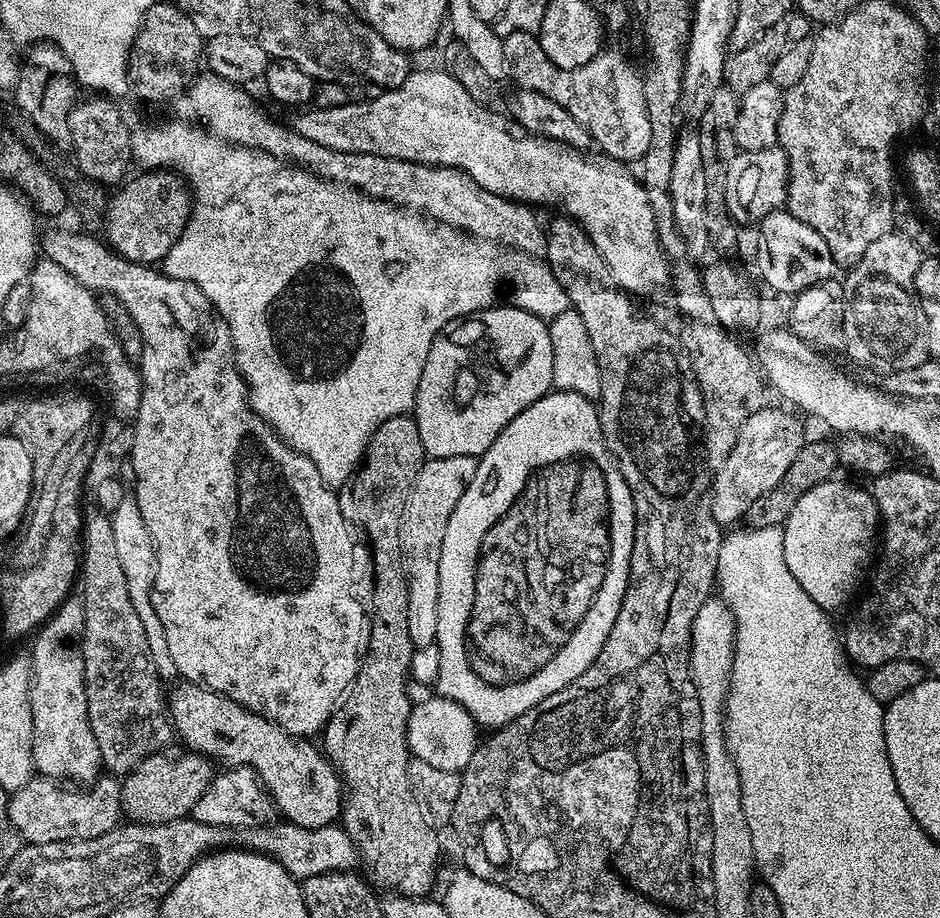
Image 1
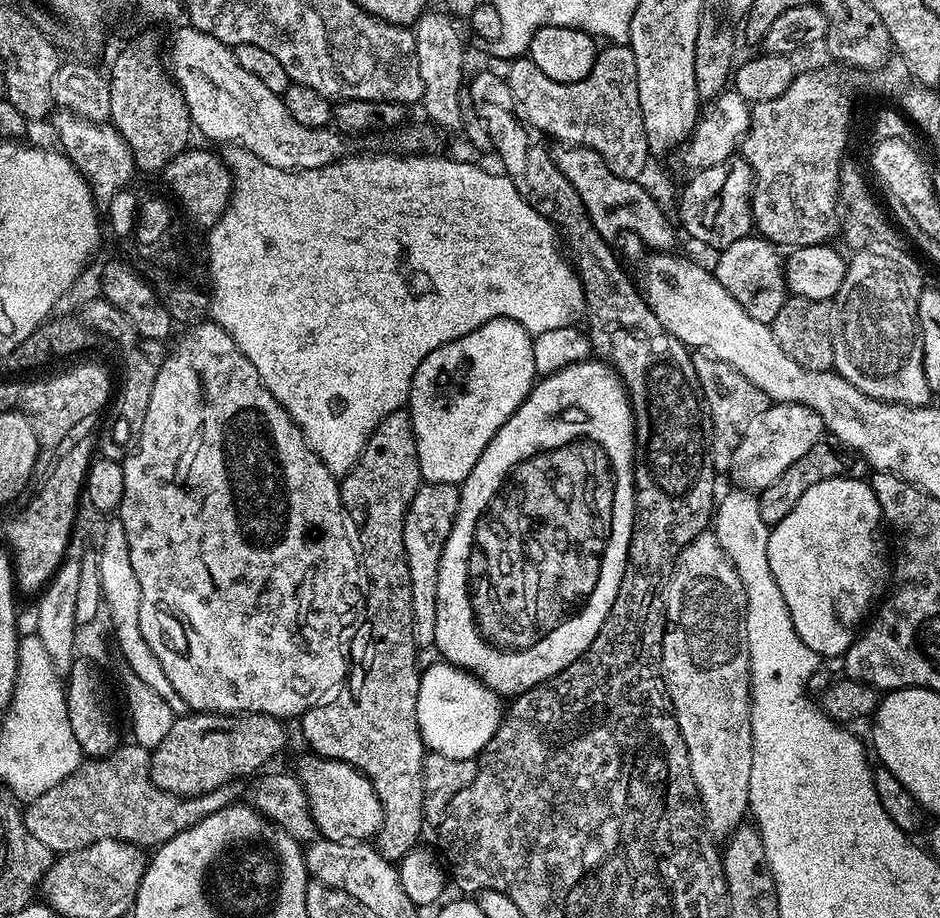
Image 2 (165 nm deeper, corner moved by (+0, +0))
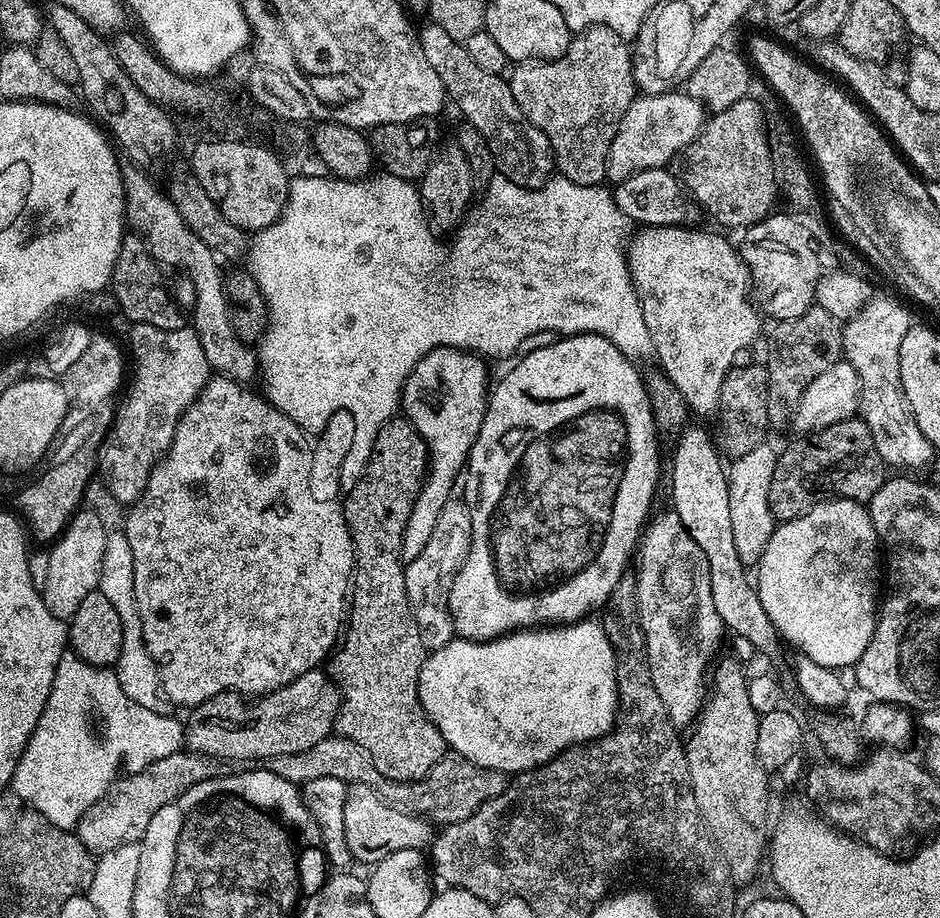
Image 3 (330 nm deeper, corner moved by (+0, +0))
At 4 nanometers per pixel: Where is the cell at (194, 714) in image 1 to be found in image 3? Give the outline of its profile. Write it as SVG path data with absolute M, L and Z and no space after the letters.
M352 784L346 794L346 846L350 846L353 861L360 860L367 866L375 866L380 860L398 850L427 849L434 839L429 821L406 814L388 803L369 784Z

